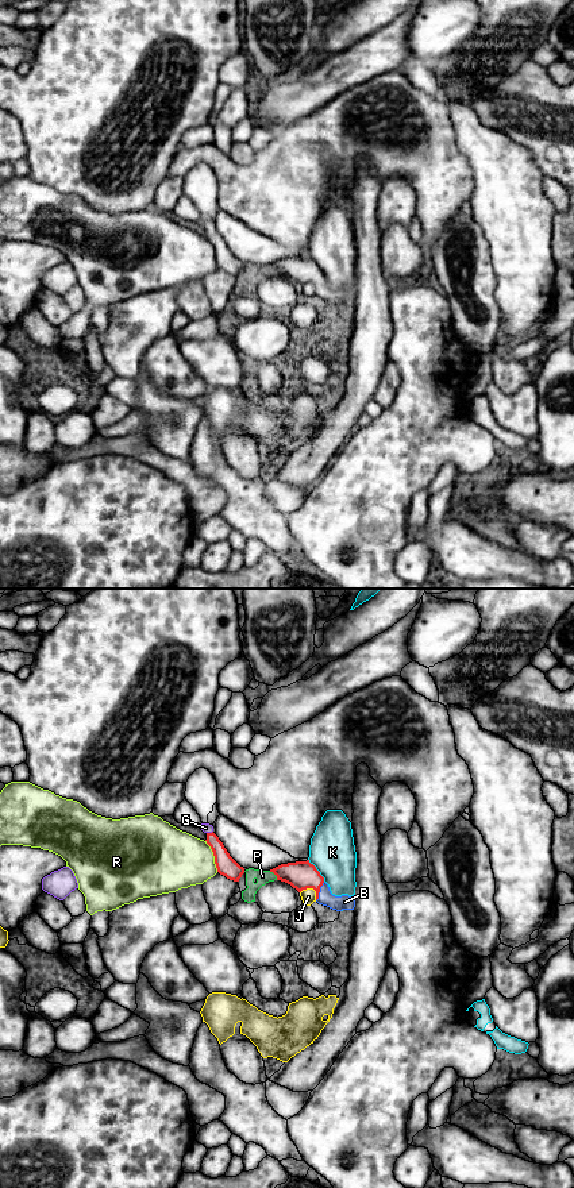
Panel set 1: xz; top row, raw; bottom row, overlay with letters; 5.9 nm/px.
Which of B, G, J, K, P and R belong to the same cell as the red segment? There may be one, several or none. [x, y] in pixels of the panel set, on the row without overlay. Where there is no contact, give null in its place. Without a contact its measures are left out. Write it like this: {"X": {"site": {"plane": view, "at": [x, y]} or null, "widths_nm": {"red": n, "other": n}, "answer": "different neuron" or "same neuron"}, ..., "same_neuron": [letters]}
{"B": {"site": {"plane": "xz", "at": [319, 286]}, "widths_nm": {"red": 170, "other": 90}, "answer": "same neuron"}, "G": {"site": {"plane": "xz", "at": [210, 228]}, "widths_nm": {"red": 120, "other": 60}, "answer": "same neuron"}, "J": {"site": {"plane": "xz", "at": [312, 282]}, "widths_nm": {"red": 170, "other": 90}, "answer": "different neuron"}, "K": {"site": {"plane": "xz", "at": [316, 265]}, "widths_nm": {"red": 170, "other": 280}, "answer": "different neuron"}, "P": {"site": {"plane": "xz", "at": [274, 269]}, "widths_nm": {"red": 170, "other": 80}, "answer": "different neuron"}, "R": {"site": {"plane": "xz", "at": [214, 250]}, "widths_nm": {"red": 120, "other": 360}, "answer": "different neuron"}, "same_neuron": ["B", "G"]}

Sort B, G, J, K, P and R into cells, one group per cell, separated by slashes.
B G / J / K / P / R

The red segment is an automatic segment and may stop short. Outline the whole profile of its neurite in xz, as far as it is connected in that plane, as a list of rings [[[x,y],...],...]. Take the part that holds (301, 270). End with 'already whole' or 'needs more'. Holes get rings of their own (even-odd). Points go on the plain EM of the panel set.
[[[309,255],[281,259],[270,265],[270,267],[277,271],[277,275],[290,279],[298,288],[307,284],[313,284],[316,286],[316,297],[319,300],[336,306],[354,305],[355,302],[355,290],[332,290],[328,279],[324,277],[324,273],[316,262],[309,258]]]; needs more

